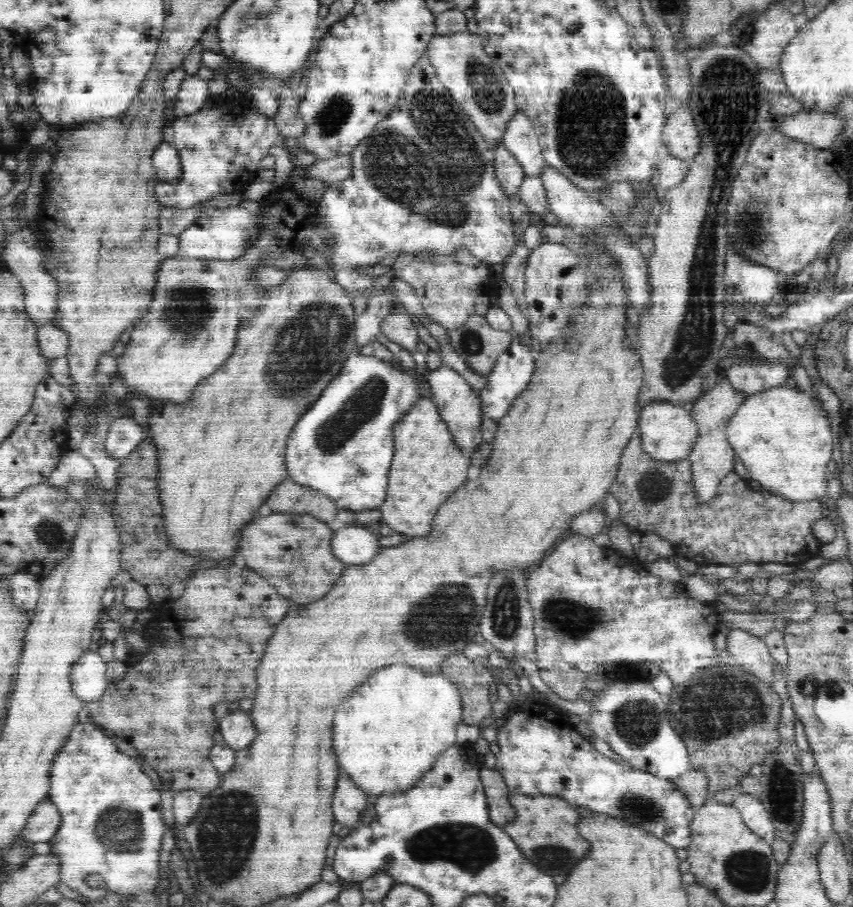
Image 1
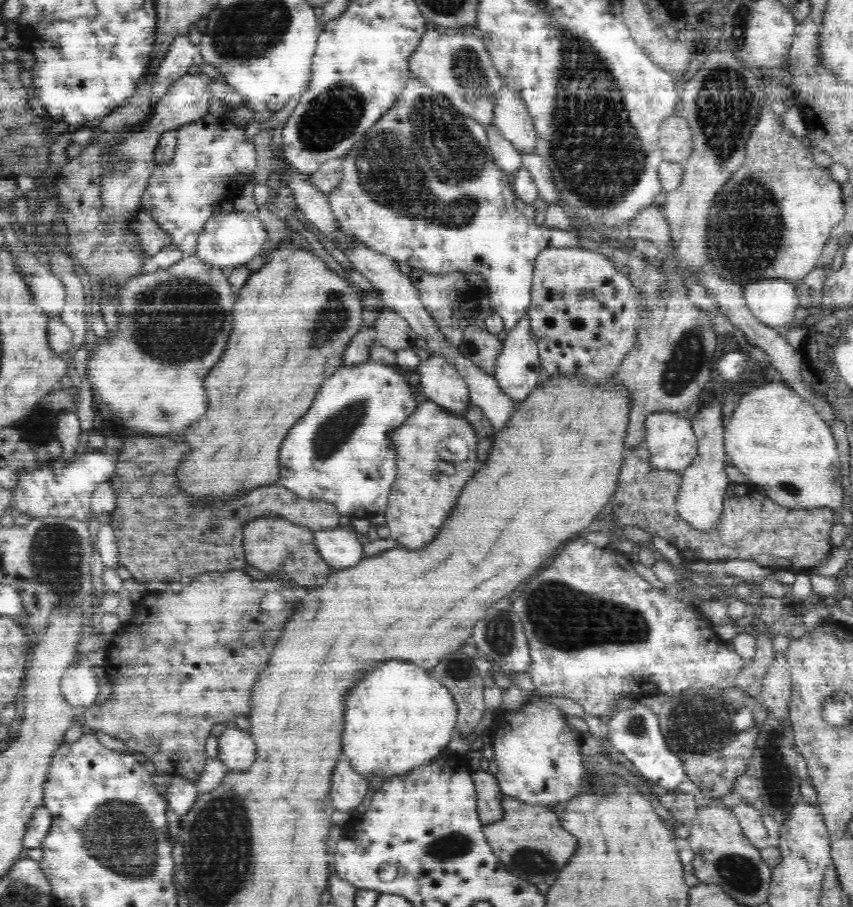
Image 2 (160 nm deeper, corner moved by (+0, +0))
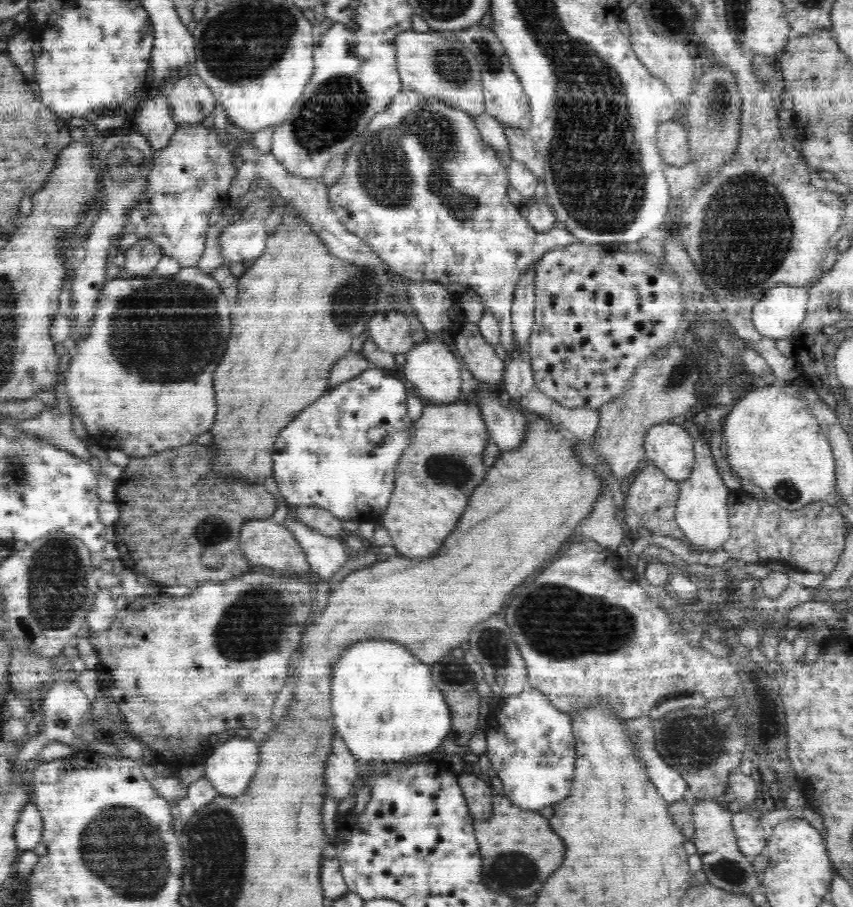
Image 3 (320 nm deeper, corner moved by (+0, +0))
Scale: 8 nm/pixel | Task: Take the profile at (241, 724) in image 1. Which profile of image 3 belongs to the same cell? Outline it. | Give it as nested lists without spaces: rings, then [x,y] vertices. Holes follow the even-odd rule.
[[[240,733],[208,753],[202,777],[213,786],[217,795],[240,795],[246,790],[246,786],[250,784],[252,776],[254,776],[254,770],[258,766],[258,760],[258,747],[256,747],[256,743],[249,739],[245,733]]]

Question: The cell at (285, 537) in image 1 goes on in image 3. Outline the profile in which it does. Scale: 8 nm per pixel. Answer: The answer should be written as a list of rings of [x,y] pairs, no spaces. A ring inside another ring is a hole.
[[[270,519],[246,521],[239,534],[239,548],[251,566],[268,566],[275,574],[286,574],[305,577],[310,571],[305,551],[292,531]]]

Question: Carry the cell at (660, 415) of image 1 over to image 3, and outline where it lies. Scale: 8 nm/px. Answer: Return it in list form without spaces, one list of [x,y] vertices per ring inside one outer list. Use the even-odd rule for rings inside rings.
[[[681,420],[656,423],[645,434],[645,459],[647,461],[654,462],[662,473],[675,481],[681,482],[690,476],[695,464],[694,439]]]

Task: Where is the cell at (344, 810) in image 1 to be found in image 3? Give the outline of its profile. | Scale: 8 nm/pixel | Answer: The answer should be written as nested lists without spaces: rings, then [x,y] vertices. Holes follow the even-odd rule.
[[[334,734],[332,754],[326,763],[324,779],[327,792],[335,801],[350,796],[359,786],[360,776],[357,771],[359,760],[352,755],[343,738]]]

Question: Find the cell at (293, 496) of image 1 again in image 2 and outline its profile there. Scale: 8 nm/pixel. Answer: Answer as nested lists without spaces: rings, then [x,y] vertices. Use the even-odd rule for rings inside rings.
[[[132,436],[125,438],[123,446],[123,451],[118,455],[117,468],[108,480],[115,492],[115,508],[110,523],[116,537],[119,566],[127,568],[137,582],[159,580],[181,582],[185,586],[194,582],[198,574],[207,571],[243,570],[247,563],[243,550],[243,528],[249,521],[260,517],[283,517],[309,527],[314,532],[339,525],[341,514],[333,504],[324,500],[300,498],[277,483],[254,489],[254,494],[236,495],[228,502],[193,506],[195,502],[191,502],[175,484],[175,468],[178,467],[178,458],[182,458],[182,446],[178,446],[178,442],[168,437]]]

